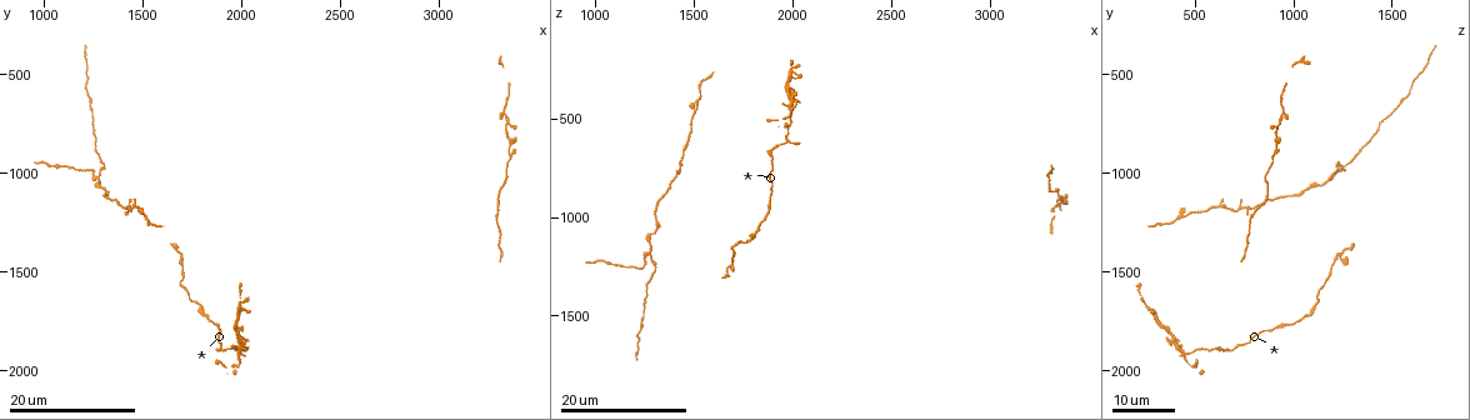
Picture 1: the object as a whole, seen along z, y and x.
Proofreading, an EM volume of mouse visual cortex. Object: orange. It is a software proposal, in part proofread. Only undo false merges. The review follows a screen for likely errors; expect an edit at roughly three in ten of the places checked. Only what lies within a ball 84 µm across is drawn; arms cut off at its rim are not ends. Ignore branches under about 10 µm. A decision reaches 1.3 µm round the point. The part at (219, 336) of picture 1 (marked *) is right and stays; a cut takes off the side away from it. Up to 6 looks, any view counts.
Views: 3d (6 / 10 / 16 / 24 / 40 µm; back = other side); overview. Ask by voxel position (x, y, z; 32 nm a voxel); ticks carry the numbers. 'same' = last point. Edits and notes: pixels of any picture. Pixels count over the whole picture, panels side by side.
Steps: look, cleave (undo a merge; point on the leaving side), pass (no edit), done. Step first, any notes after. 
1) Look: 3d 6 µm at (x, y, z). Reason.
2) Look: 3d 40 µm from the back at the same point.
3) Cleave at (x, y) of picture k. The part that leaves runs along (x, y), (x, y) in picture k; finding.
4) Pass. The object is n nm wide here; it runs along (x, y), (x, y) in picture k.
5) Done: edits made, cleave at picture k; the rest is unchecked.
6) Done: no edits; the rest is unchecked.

Look: 3d 24 µm at (1270, 1020, 1200). Three arms meet.

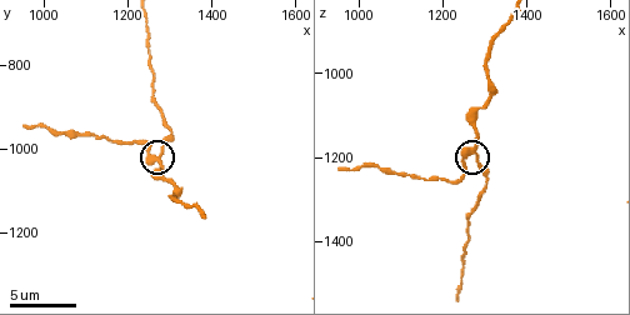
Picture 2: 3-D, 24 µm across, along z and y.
Look: 3d 10 µm at (1270, 1025, 1185).

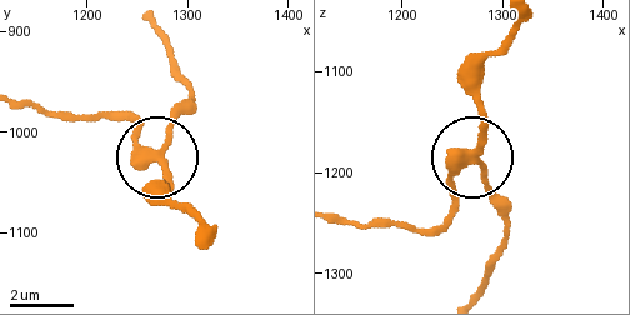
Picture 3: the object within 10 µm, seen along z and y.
Pass. The object is 310 nm wide here; all the same neuron.

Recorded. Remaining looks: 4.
Look: 3d 16 µm at (1800, 1690, 1110). Sudden change in width.

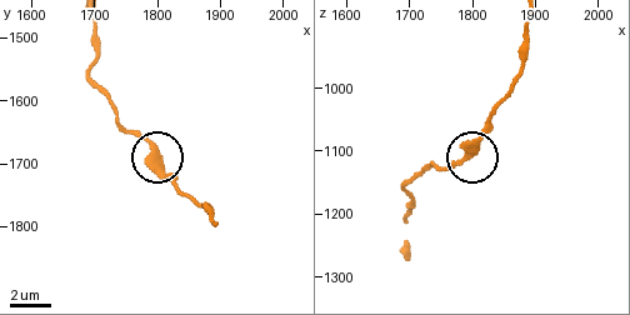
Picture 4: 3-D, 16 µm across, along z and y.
Look: 3d 10 µm at (1795, 1680, 1100).

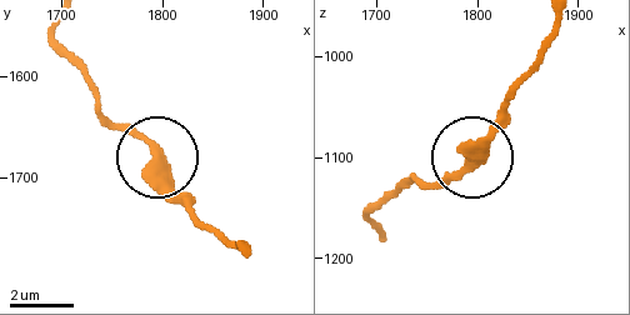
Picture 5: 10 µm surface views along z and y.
Pass. One neuron here.

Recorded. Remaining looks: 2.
Done: no edits; the rest is unchecked.

